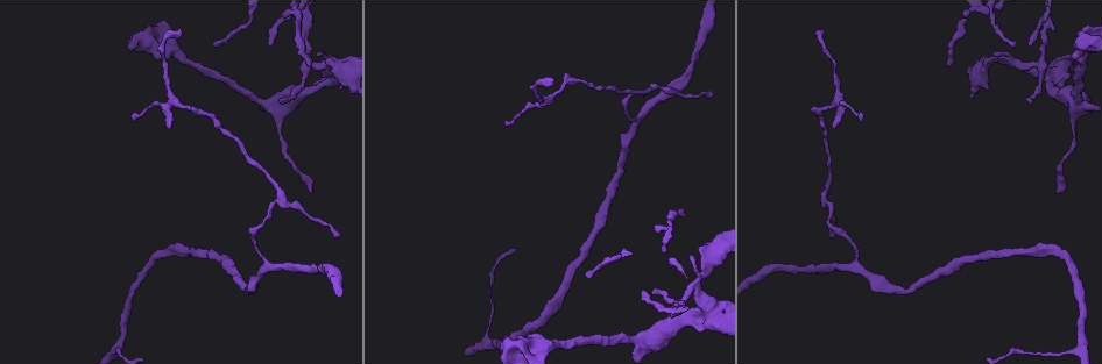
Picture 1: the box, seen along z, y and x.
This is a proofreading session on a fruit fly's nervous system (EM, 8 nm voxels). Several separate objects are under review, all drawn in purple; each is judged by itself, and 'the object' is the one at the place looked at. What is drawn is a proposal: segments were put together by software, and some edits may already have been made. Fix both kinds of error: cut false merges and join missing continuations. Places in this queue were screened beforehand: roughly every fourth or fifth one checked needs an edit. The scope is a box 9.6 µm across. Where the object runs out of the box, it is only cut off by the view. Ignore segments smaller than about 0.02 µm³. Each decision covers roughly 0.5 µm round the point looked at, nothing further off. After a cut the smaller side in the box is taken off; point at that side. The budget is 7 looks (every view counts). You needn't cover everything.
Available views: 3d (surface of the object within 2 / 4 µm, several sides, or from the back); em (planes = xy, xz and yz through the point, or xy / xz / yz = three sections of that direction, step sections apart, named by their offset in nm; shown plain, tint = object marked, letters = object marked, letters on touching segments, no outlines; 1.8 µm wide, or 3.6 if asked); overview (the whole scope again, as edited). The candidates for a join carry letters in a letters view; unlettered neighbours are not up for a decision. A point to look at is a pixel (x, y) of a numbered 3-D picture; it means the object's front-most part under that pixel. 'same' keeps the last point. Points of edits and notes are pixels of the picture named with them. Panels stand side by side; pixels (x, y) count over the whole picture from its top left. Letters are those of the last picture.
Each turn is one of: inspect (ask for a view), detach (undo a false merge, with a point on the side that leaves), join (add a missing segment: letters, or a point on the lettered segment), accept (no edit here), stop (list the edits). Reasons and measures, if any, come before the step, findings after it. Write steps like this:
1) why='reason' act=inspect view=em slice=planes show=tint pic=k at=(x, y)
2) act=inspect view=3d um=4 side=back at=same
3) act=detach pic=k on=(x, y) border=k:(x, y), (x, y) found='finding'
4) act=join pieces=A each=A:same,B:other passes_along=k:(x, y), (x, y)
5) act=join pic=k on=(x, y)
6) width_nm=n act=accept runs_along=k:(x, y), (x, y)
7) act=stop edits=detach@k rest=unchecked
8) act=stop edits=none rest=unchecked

why='thin end' act=inspect view=3d um=4 pic=1 at=(309, 190)

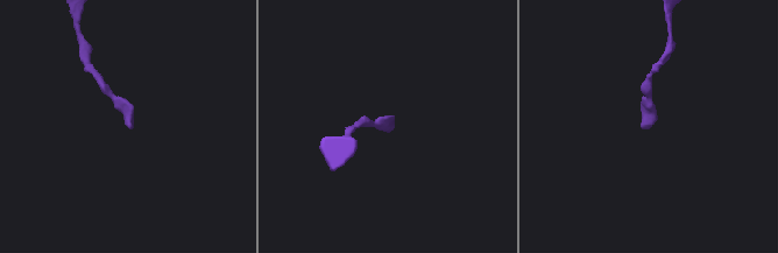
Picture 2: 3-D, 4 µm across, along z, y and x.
act=inspect view=em slice=planes show=letters pic=2 at=(128, 126)

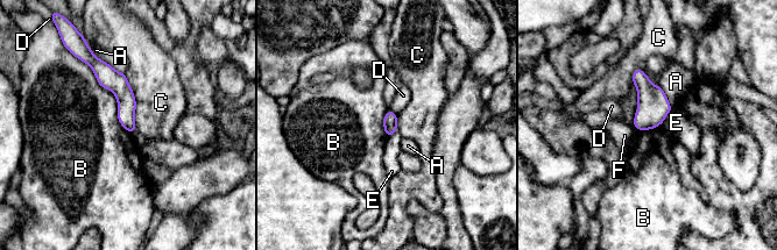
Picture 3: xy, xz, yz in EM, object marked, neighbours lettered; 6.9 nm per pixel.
act=accept each=A:other,B:other,C:other,D:other,E:other,F:other border=3:(79, 59), (113, 93), (132, 134) found='no lettered segment goes on from it'

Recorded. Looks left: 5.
why='tapers out' act=inspect view=em slice=xy step=8 show=tint pic=1 at=(504, 124)

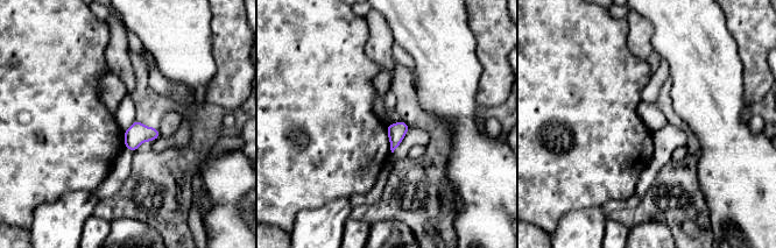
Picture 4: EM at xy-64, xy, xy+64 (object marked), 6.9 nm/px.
act=inspect view=em slice=planes show=letters at=same

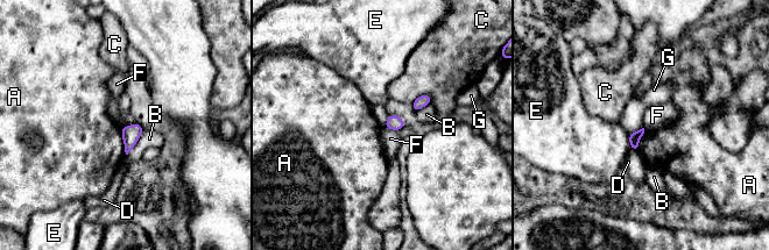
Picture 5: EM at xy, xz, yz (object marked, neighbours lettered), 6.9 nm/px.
longest_contact=B:220nm act=accept each=A:other,B:other,C:other,D:other,E:other,F:other,G:other border=5:(136, 122), (121, 128) found='no lettered segment goes on from it'

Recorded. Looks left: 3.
why='sharp bend' act=inspect view=em slice=yz step=8 show=tint pic=1 at=(520, 346)

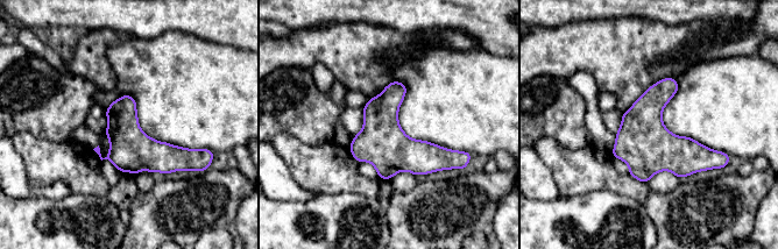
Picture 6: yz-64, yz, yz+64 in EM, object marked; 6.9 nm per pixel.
why='cut it another way' act=inspect view=em slice=planes show=tint at=same

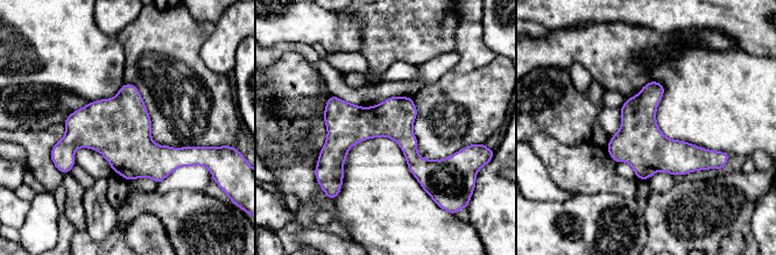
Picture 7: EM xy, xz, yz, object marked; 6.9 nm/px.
why='what lies round it' act=inspect view=em slice=planes show=letters at=same

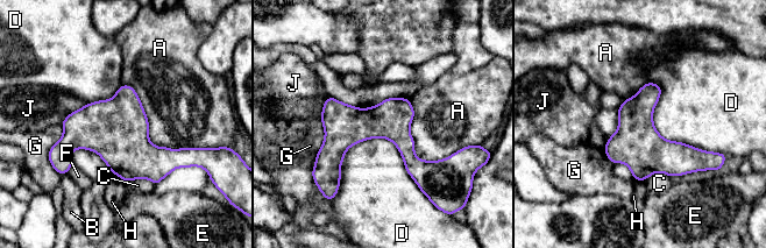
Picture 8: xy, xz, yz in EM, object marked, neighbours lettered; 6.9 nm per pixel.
width_nm=280 act=accept each=A:other,B:other,C:other,D:other,E:other,F:other,G:other,H:other,J:other border=8:(345, 151), (390, 140), (426, 196) found='all the same neuron'

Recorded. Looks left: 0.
act=stop edits=none rest=unchecked

